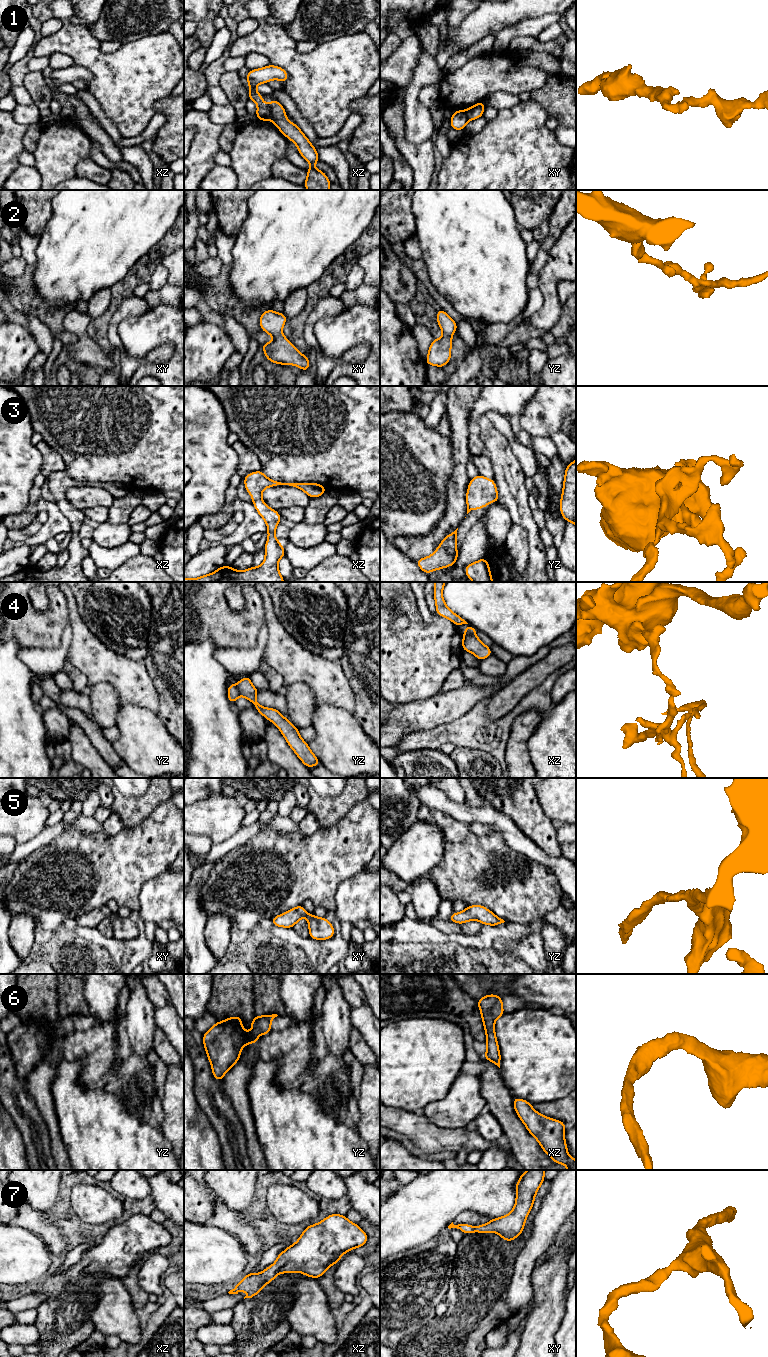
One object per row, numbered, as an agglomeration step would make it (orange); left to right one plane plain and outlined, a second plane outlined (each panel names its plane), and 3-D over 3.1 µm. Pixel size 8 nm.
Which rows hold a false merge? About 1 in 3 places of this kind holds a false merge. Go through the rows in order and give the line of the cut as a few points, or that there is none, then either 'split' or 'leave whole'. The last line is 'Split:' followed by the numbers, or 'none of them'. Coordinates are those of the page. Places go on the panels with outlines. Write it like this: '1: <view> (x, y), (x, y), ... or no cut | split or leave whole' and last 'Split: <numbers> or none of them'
1: xz (271, 107), (269, 118) | split
2: no cut | leave whole
3: no cut | leave whole
4: xz (464, 632), (474, 635) | split
5: no cut | leave whole
6: no cut | leave whole
7: no cut | leave whole
Split: 1, 4

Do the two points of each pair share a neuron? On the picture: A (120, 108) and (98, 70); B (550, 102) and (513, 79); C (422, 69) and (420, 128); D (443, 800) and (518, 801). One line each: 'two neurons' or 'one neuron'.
A: one neuron
B: two neurons
C: one neuron
D: two neurons

